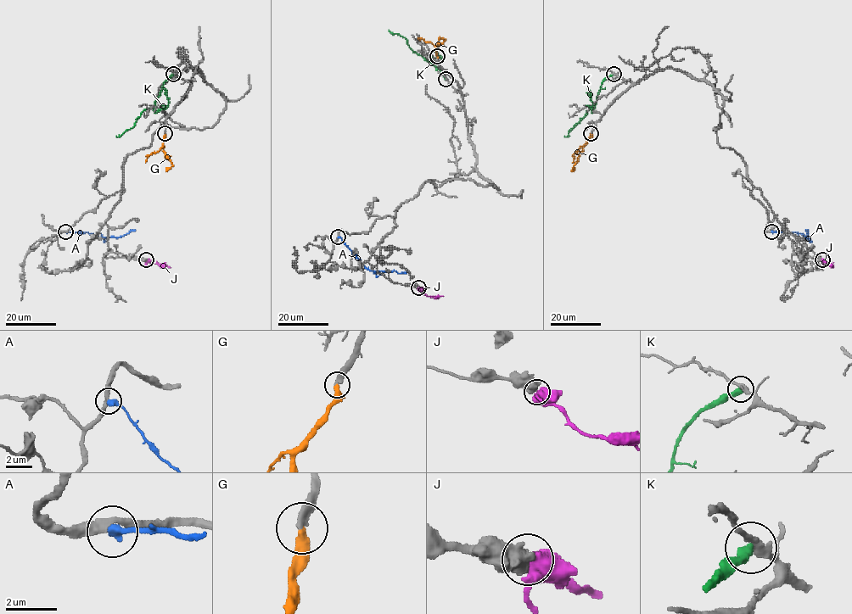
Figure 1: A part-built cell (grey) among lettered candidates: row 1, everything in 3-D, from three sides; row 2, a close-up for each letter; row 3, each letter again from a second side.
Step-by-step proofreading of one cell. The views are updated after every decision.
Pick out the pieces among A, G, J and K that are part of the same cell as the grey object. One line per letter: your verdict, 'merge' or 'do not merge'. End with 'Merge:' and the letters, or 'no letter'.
A: do not merge
G: merge
J: do not merge
K: do not merge
Merge: G

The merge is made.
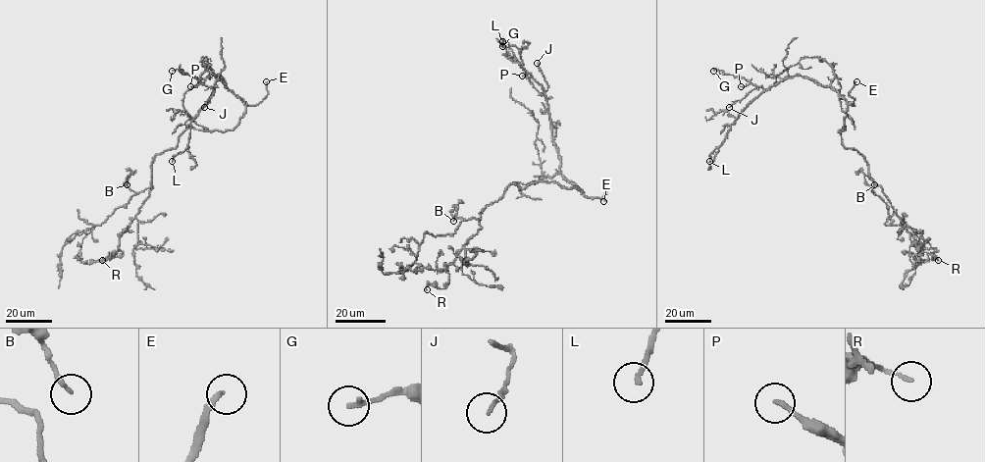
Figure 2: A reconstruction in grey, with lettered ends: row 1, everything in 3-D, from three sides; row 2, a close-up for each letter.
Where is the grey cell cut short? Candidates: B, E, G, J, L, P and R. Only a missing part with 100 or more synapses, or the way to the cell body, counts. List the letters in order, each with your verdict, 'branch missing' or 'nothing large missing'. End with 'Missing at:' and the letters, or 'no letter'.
B: nothing large missing
E: branch missing
G: nothing large missing
J: nothing large missing
L: nothing large missing
P: nothing large missing
R: nothing large missing
Missing at: E

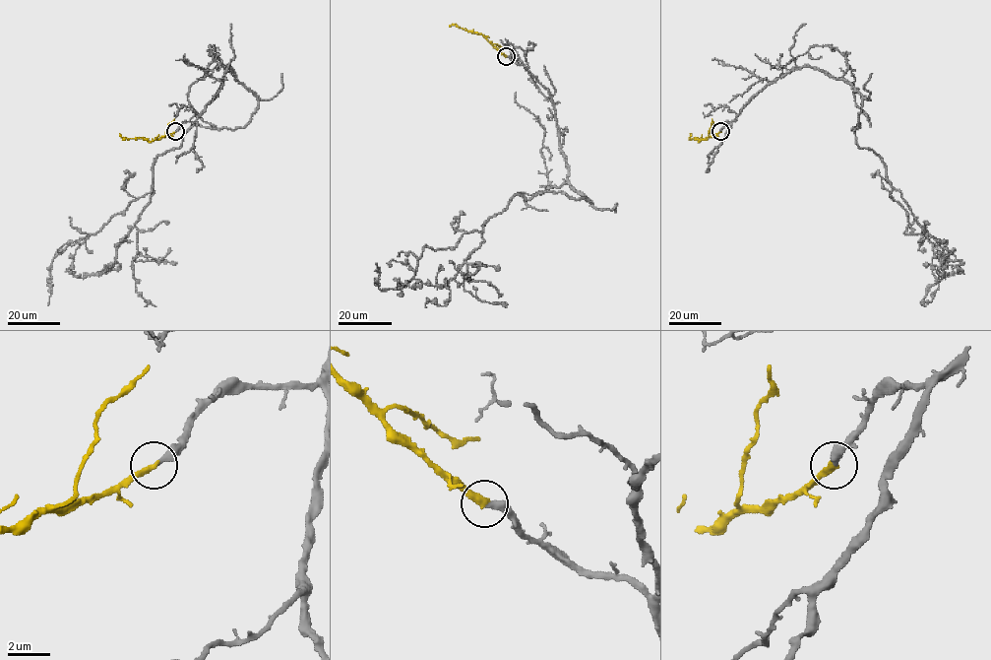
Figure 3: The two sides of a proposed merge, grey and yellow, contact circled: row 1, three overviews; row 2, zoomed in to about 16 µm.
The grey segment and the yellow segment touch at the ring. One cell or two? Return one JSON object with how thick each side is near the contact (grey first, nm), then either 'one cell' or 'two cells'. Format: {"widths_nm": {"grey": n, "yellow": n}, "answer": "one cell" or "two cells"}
{"widths_nm": {"grey": 300, "yellow": 320}, "answer": "one cell"}

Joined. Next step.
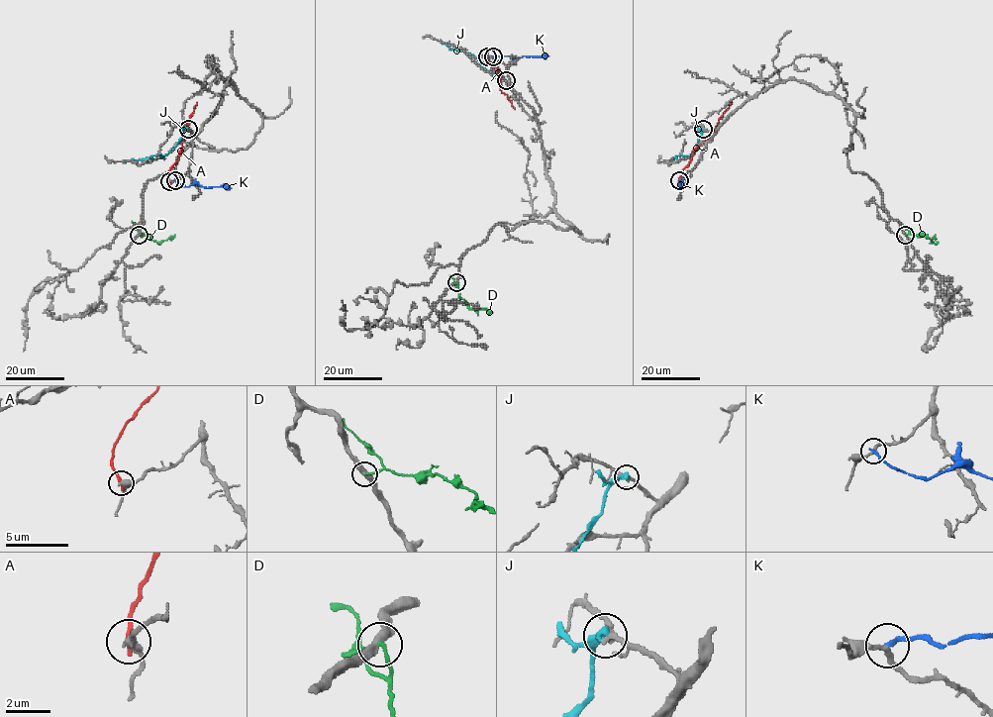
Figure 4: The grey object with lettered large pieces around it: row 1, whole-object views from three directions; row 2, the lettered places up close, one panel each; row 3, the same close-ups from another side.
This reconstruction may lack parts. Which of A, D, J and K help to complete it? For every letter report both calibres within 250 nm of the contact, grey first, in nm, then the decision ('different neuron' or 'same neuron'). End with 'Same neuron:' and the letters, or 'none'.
A: 360 nm thick on the grey side, 240 nm on the other; different neuron
D: 400 nm thick on the grey side, 160 nm on the other; different neuron
J: 240 nm thick on the grey side, 340 nm on the other; different neuron
K: 200 nm thick on the grey side, 200 nm on the other; different neuron
Same neuron: none

